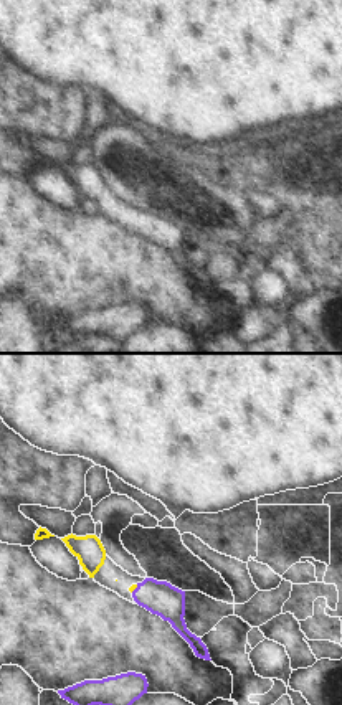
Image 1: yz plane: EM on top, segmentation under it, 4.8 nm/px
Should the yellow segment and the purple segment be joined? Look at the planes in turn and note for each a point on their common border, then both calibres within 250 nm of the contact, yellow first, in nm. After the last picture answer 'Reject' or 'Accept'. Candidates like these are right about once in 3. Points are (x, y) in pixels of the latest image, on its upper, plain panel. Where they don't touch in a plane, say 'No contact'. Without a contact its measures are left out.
Touches yellow at (134, 218). Thickness 20 nm (yellow) against 170 nm

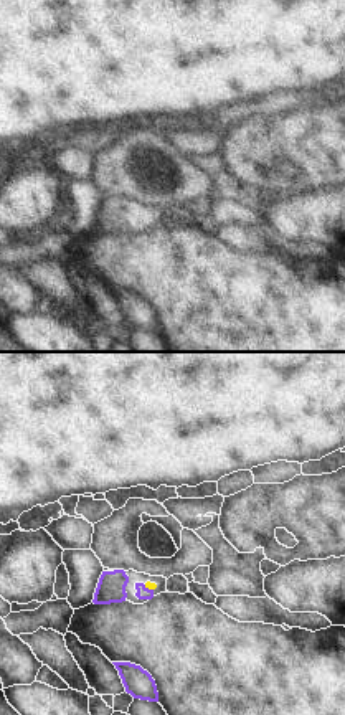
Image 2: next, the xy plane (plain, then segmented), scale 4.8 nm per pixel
Touches yellow at (149, 218). Thickness 40 nm (yellow) against 60 nm

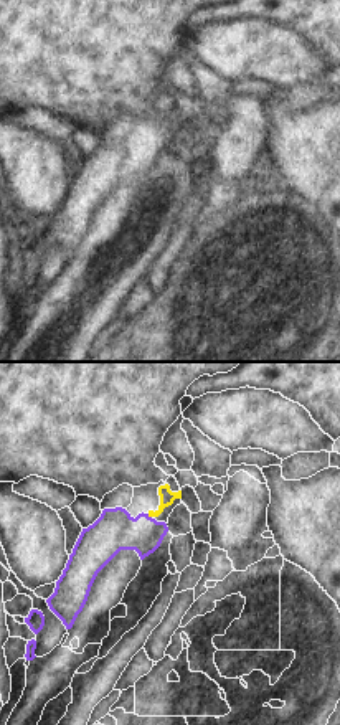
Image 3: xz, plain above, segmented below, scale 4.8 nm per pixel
Touches yellow at (149, 146). Thickness 70 nm (yellow) against 200 nm

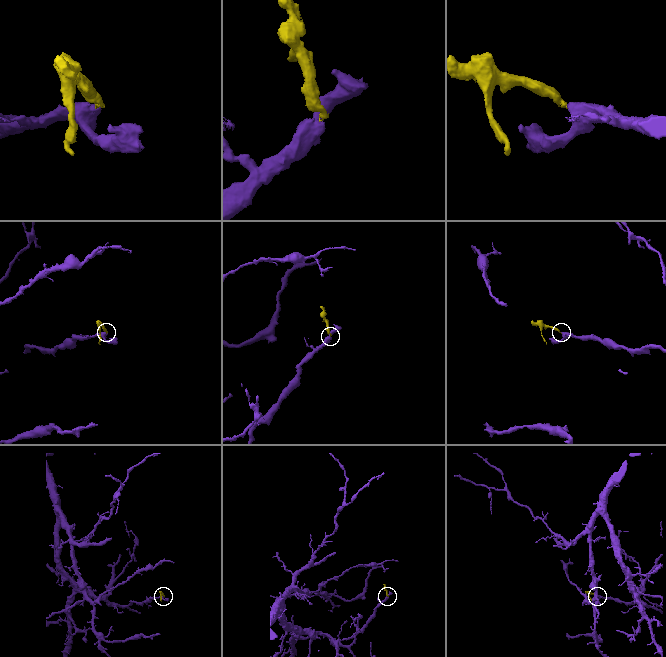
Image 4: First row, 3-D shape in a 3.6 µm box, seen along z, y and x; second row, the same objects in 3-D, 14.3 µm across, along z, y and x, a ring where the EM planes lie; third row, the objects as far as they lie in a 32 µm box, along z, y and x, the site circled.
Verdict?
Accept

